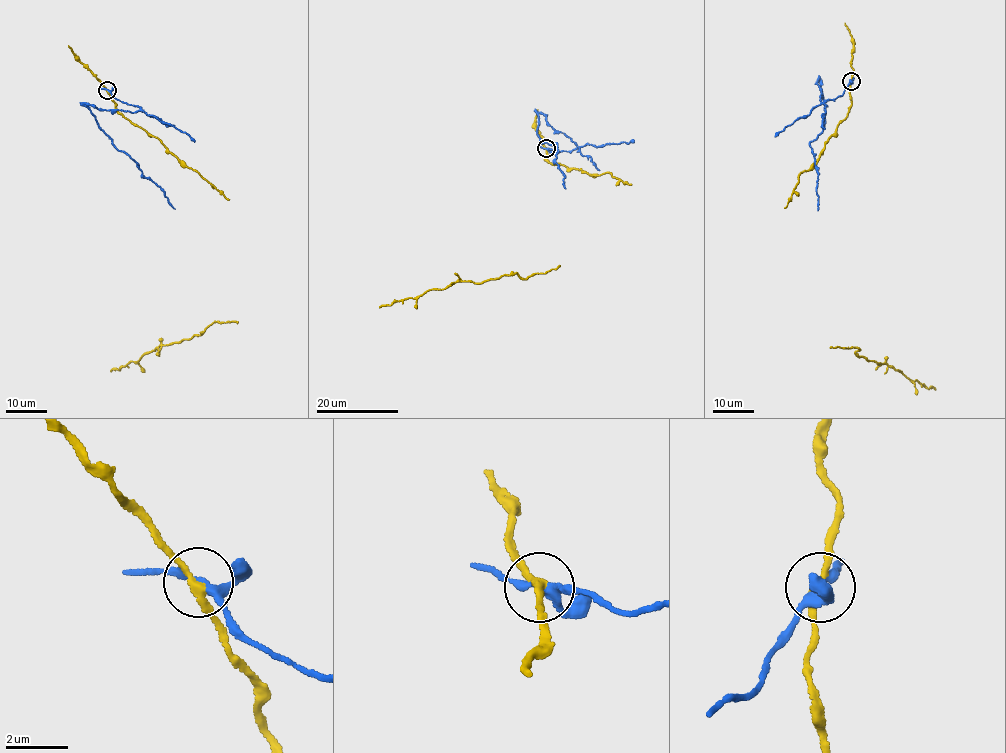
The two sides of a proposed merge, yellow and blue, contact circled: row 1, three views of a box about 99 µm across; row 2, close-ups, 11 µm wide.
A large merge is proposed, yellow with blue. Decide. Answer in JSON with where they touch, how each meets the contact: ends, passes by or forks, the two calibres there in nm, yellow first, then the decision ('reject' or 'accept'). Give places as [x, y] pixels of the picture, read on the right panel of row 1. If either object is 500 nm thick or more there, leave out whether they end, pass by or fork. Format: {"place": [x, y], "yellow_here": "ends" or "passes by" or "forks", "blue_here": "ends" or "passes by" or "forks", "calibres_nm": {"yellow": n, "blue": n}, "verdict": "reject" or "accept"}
{"place": [851, 81], "yellow_here": "passes by", "blue_here": "forks", "calibres_nm": {"yellow": 240, "blue": 220}, "verdict": "reject"}

